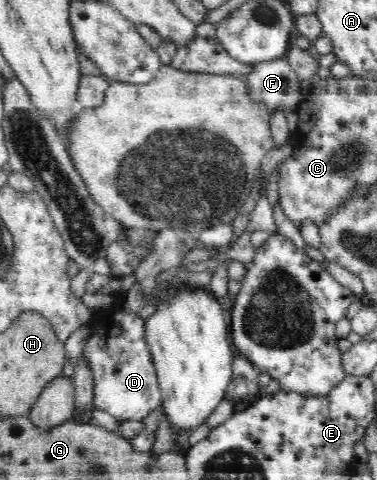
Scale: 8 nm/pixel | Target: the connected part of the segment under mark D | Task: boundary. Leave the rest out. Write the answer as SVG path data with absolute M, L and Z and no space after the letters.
M124 295L113 297L116 302L107 310L92 315L88 324L93 327L93 333L87 338L83 348L83 357L93 372L93 405L117 420L141 421L152 410L162 406L164 397L152 364L150 347L146 343L146 320L122 309Z

